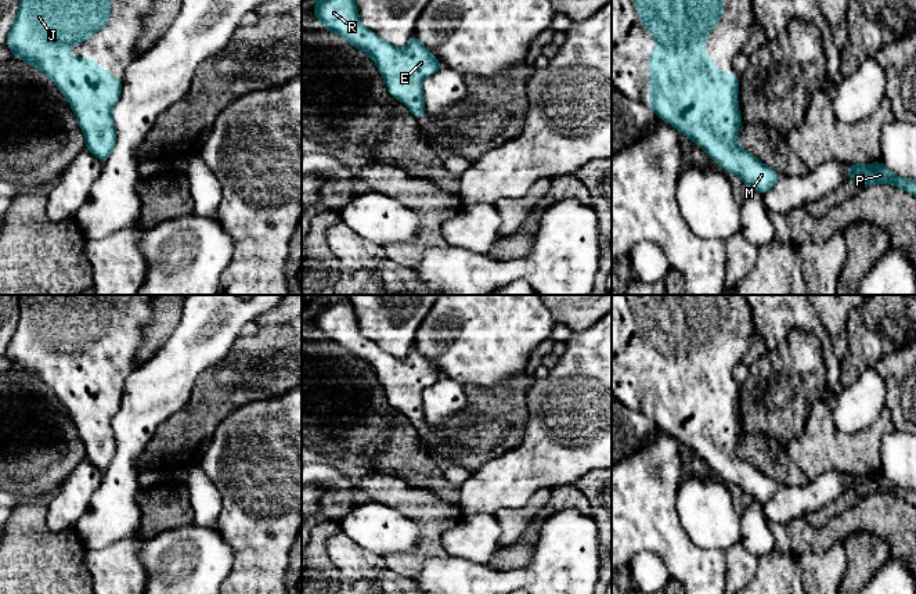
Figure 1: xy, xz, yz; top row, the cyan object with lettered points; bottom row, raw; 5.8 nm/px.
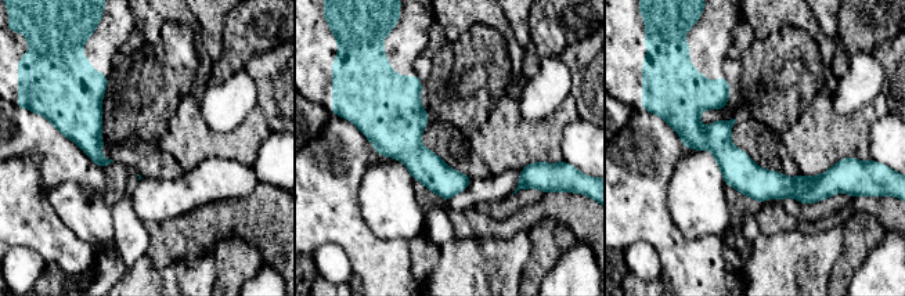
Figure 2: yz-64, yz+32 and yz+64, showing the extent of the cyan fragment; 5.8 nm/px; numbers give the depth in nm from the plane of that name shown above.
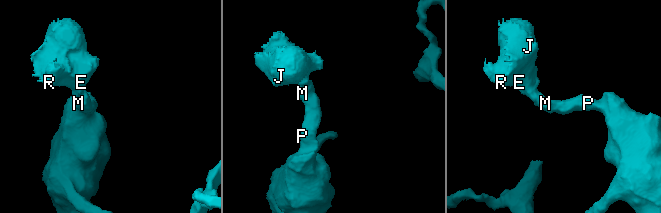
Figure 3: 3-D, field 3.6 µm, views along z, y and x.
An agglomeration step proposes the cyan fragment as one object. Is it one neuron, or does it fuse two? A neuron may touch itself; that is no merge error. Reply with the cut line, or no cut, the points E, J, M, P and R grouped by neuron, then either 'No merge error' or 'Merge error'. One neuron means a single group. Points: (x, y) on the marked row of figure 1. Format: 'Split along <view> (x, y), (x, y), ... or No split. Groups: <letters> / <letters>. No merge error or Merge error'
No split. Groups: E J M P R. No merge error

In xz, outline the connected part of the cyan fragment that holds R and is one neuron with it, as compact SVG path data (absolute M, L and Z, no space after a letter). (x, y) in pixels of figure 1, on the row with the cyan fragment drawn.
M317 0L313 11L327 30L345 37L375 61L394 98L404 102L415 118L425 116L422 83L441 68L441 62L414 33L404 50L393 47L361 25L354 0Z

